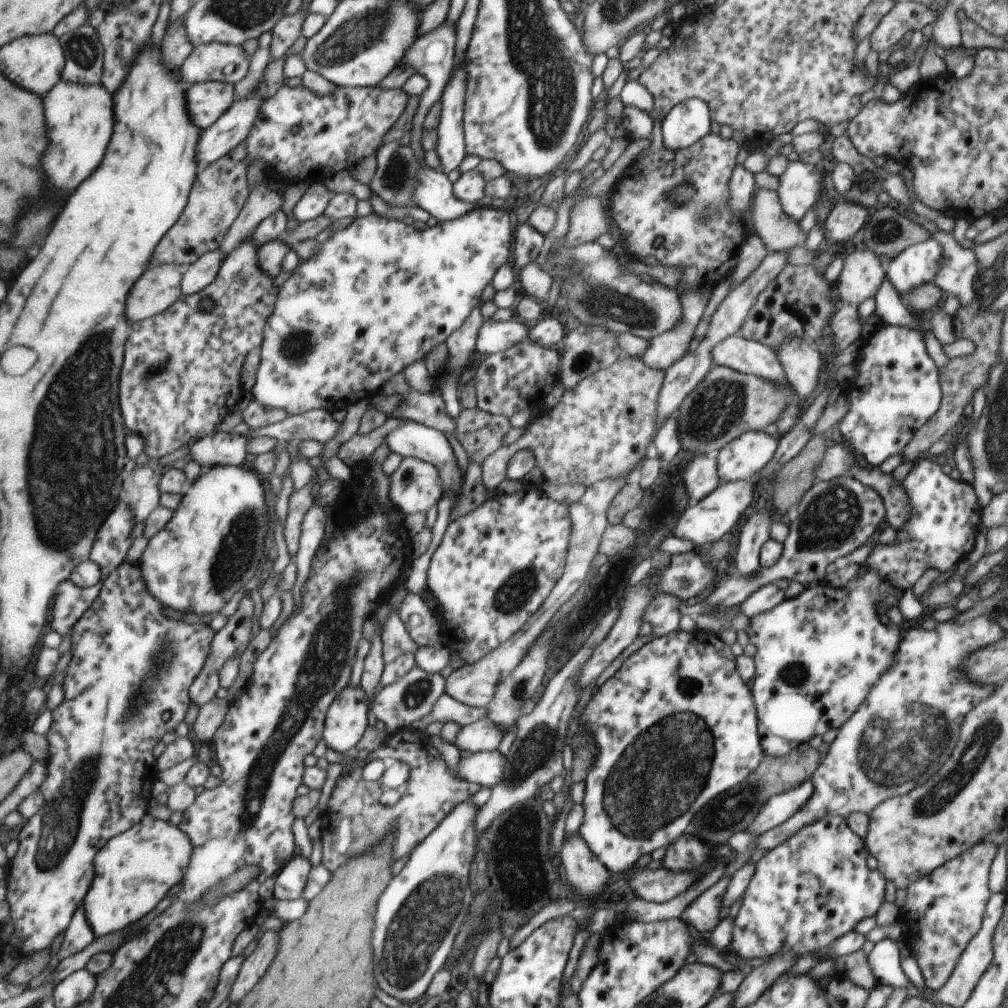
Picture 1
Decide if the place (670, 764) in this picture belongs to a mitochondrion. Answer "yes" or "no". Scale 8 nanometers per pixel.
yes

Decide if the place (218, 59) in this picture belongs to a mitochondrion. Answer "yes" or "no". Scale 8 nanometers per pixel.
no

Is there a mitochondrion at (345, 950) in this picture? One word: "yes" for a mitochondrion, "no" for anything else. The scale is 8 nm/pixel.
no

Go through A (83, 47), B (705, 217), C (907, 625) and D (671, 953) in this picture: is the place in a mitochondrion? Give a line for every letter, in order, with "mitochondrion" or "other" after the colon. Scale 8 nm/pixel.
A: mitochondrion
B: mitochondrion
C: other
D: other

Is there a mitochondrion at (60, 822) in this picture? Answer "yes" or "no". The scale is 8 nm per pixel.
yes

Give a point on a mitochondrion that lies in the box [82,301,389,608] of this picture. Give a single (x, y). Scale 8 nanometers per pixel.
(239, 549)

